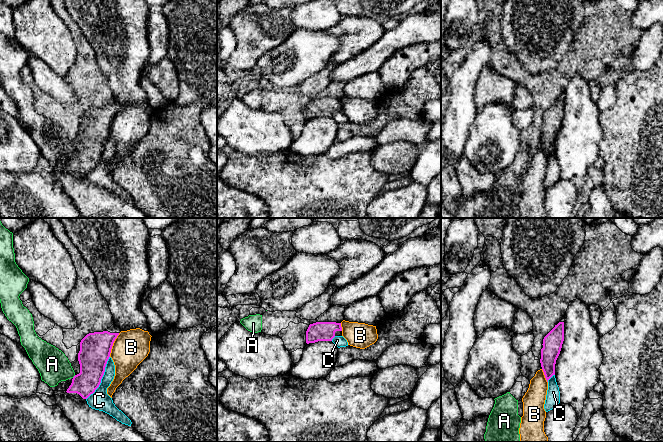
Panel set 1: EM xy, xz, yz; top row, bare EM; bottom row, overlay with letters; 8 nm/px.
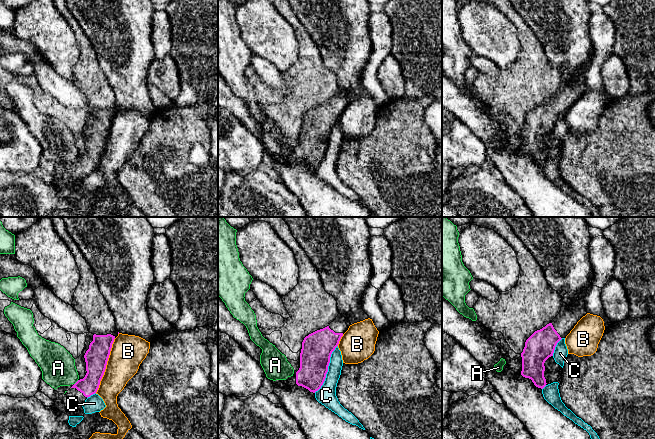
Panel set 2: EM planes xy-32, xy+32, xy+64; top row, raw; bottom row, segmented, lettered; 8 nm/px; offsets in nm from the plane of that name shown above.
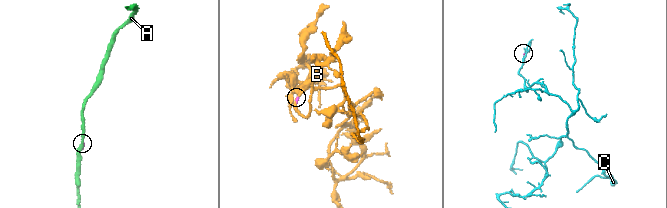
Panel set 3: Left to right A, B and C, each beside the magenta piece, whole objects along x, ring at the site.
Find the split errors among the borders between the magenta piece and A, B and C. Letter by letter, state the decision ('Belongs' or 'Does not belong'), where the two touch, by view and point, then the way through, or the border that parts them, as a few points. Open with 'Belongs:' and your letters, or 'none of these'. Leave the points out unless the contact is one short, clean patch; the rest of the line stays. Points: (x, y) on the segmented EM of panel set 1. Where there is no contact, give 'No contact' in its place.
Belongs: none of these
A: Does not belong. Touches magenta at xy (74, 376). Boundary: xy (75, 375), (72, 377)
B: Does not belong. Touches magenta at xy (112, 345)
C: Does not belong. Touches magenta at xy (101, 378)

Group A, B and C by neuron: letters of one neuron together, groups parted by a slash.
A / B / C

